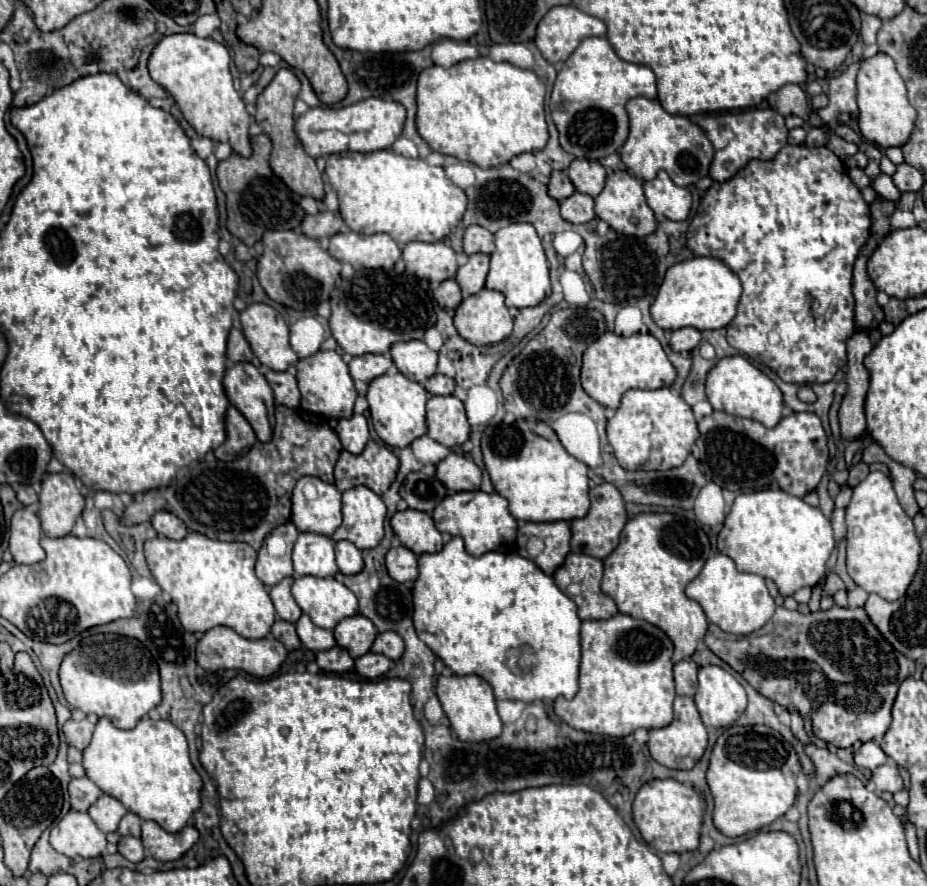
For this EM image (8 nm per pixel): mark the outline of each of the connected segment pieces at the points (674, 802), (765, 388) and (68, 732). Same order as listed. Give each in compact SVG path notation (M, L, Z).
M654 779L638 791L632 813L644 841L656 853L686 853L696 851L700 845L700 829L704 823L704 797L694 787L684 785L676 779Z
M742 355L724 357L706 379L706 395L716 411L724 411L736 417L748 417L760 421L766 427L776 427L782 419L784 395L780 387L758 367Z
M70 719L64 725L64 735L66 735L68 743L74 745L76 749L80 749L80 751L84 751L90 745L92 733L94 733L94 723L90 723L88 719L84 719L84 721Z

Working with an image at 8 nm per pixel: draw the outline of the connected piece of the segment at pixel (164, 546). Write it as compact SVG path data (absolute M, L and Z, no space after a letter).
M192 531L180 541L172 541L168 537L154 537L152 541L144 543L144 551L146 551L148 567L150 567L156 583L172 597L174 605L178 607L180 623L186 631L206 633L212 627L226 625L226 627L232 627L238 635L242 635L246 639L262 639L270 633L274 619L276 619L276 609L272 605L268 589L254 573L258 551L254 547L250 547L248 543L214 541L214 539L204 537L202 533Z

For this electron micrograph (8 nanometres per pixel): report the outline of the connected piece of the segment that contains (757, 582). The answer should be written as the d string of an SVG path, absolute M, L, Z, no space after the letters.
M720 553L706 561L700 575L686 587L686 595L702 605L710 623L734 635L748 635L760 629L770 621L776 609L776 603L766 589L764 577L752 573L740 573L734 561L728 555Z

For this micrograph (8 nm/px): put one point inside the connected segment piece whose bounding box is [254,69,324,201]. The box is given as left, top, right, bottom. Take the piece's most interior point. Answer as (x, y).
(275, 107)

